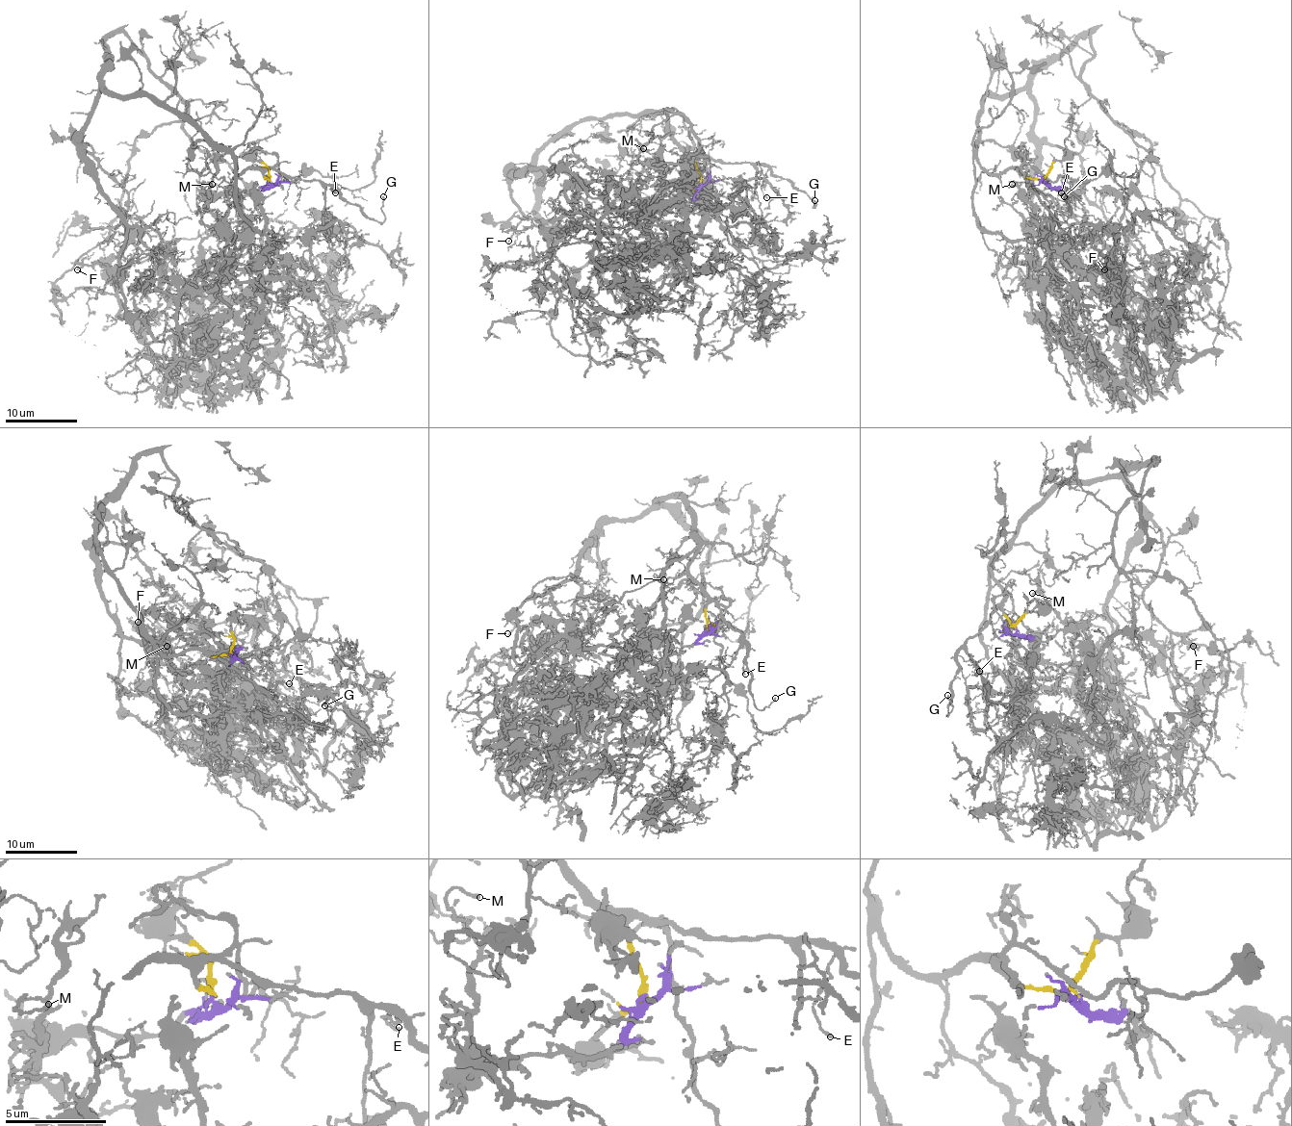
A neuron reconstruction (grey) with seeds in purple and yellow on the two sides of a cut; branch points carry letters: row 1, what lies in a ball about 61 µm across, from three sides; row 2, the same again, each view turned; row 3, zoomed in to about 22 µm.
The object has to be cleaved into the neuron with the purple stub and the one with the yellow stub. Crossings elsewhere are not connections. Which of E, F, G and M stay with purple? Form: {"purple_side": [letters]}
{"purple_side": ["F", "M"]}

